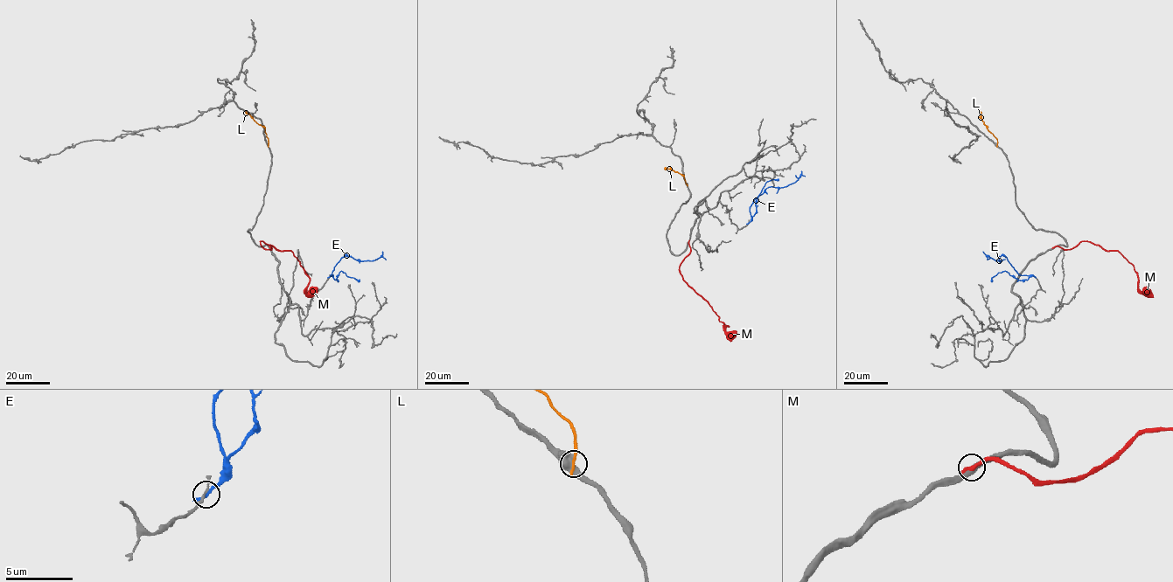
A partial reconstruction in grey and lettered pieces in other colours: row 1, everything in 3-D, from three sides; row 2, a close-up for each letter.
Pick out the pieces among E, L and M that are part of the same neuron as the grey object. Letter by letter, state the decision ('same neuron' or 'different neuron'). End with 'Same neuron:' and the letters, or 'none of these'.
E: different neuron
L: different neuron
M: same neuron
Same neuron: M

